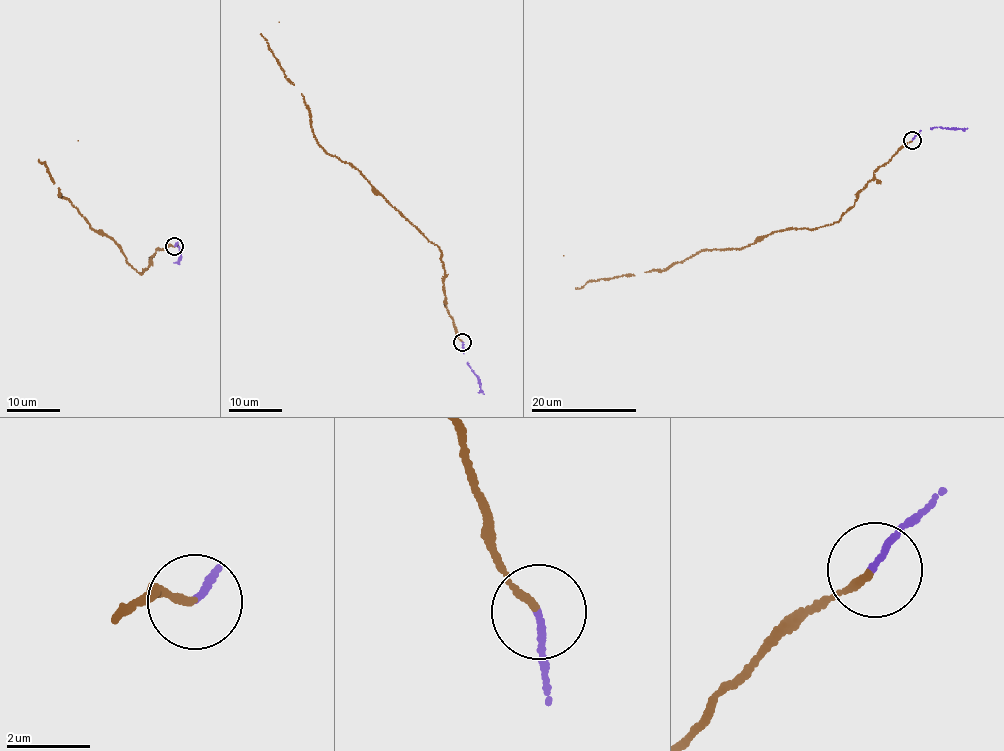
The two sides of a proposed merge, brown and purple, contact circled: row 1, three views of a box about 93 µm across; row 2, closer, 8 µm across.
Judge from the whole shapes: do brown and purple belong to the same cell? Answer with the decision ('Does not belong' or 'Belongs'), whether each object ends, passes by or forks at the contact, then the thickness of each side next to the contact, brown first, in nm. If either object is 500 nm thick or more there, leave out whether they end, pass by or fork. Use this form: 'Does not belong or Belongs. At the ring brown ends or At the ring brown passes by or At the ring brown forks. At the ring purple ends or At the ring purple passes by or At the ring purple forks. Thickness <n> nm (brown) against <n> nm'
Belongs. At the ring brown ends. At the ring purple ends. Thickness 160 nm (brown) against 140 nm

